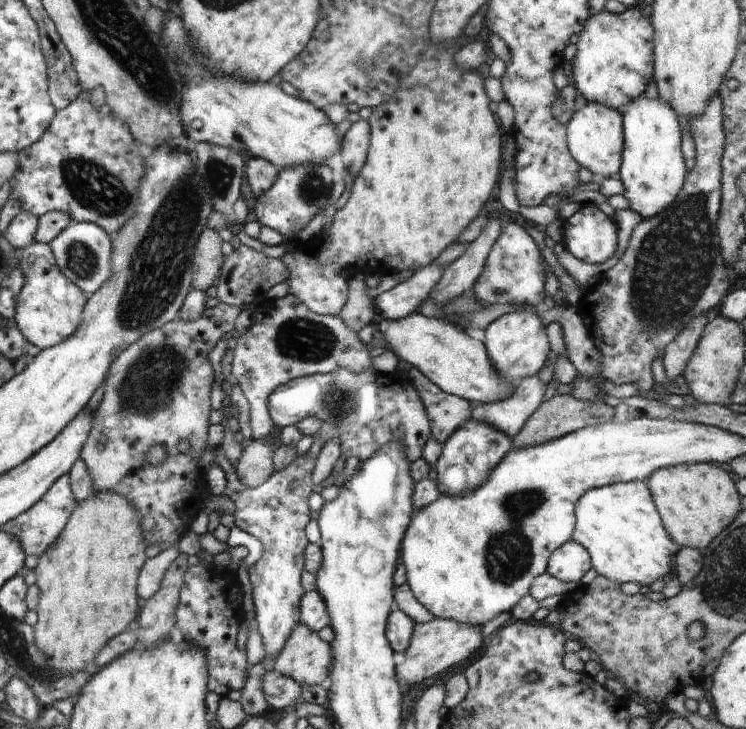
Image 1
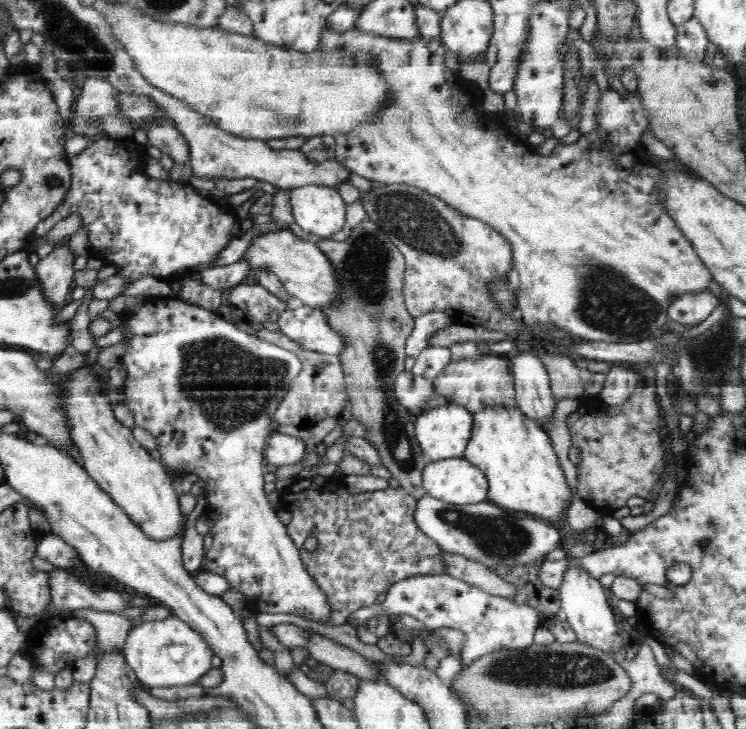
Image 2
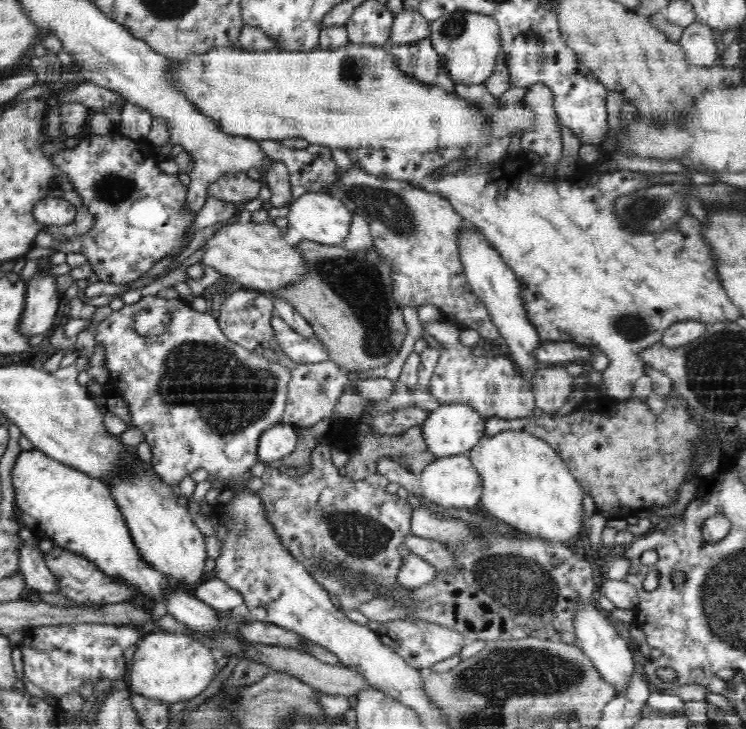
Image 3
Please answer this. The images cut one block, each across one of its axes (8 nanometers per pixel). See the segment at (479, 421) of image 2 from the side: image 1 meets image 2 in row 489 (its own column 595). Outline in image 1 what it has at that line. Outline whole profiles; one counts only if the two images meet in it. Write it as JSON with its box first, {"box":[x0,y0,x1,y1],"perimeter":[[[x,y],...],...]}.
{"box":[574,481,674,589],"perimeter":[[[631,481],[593,489],[579,500],[575,508],[574,540],[587,549],[592,567],[598,575],[606,576],[621,586],[633,581],[645,589],[645,586],[650,586],[650,582],[657,581],[666,572],[670,572],[674,539],[668,534],[663,522],[660,522],[659,512],[656,512],[655,502],[652,502],[653,495],[647,482]]]}

